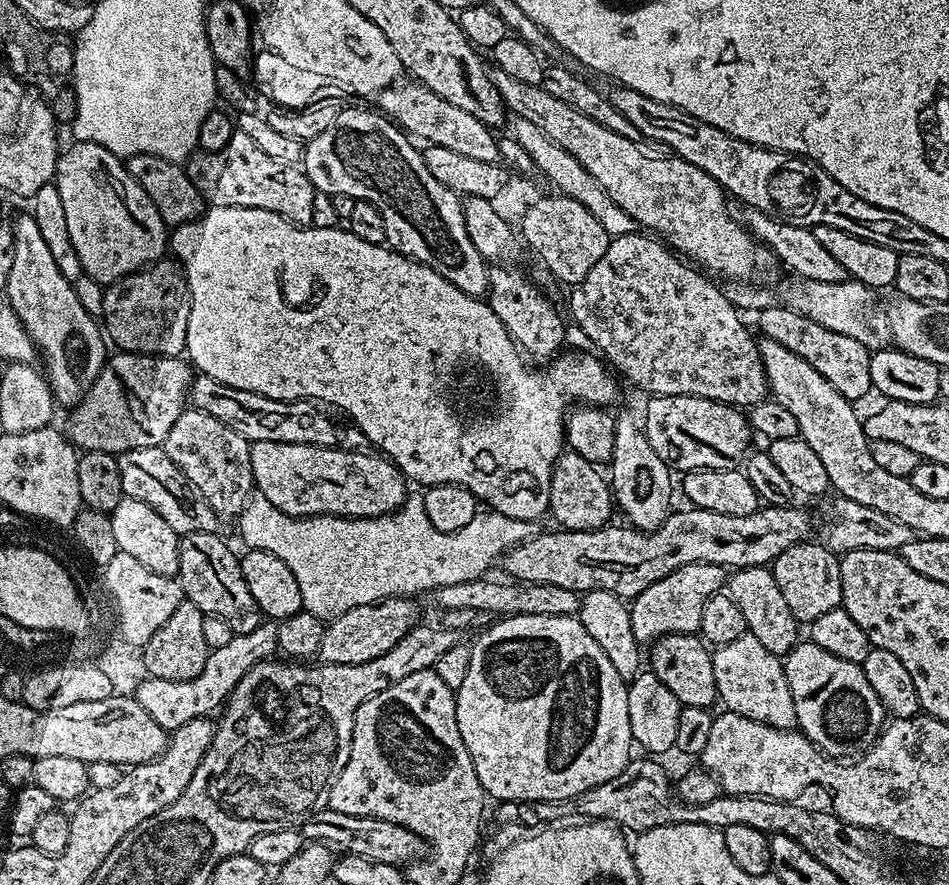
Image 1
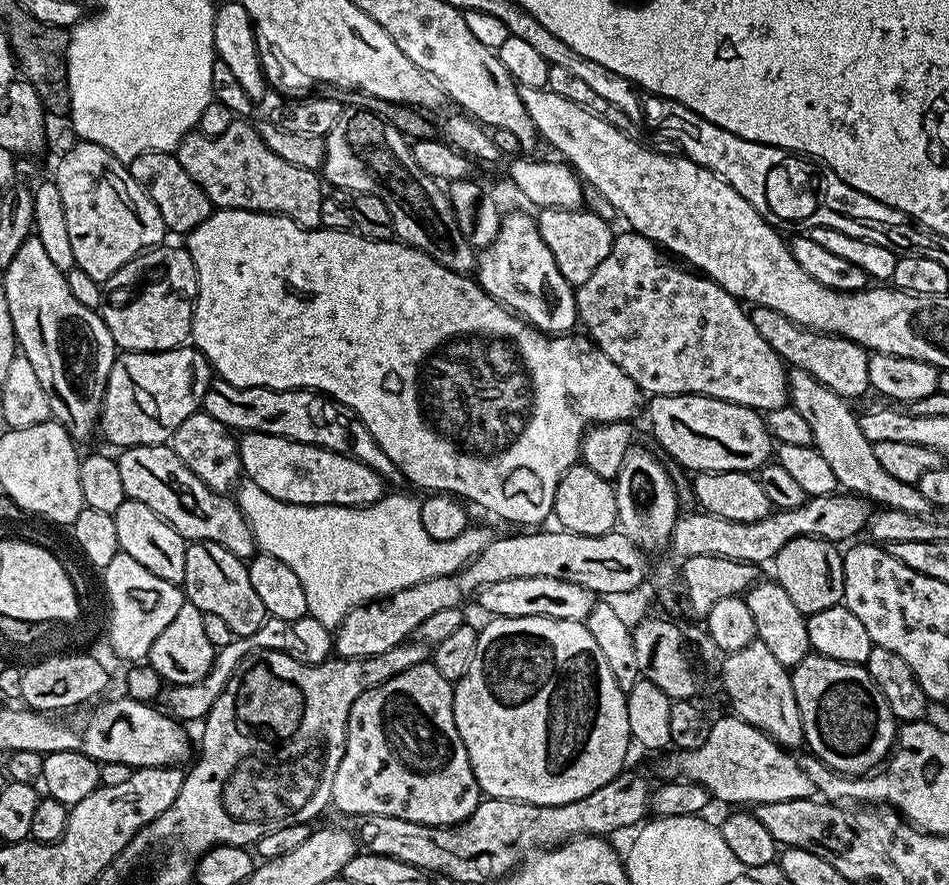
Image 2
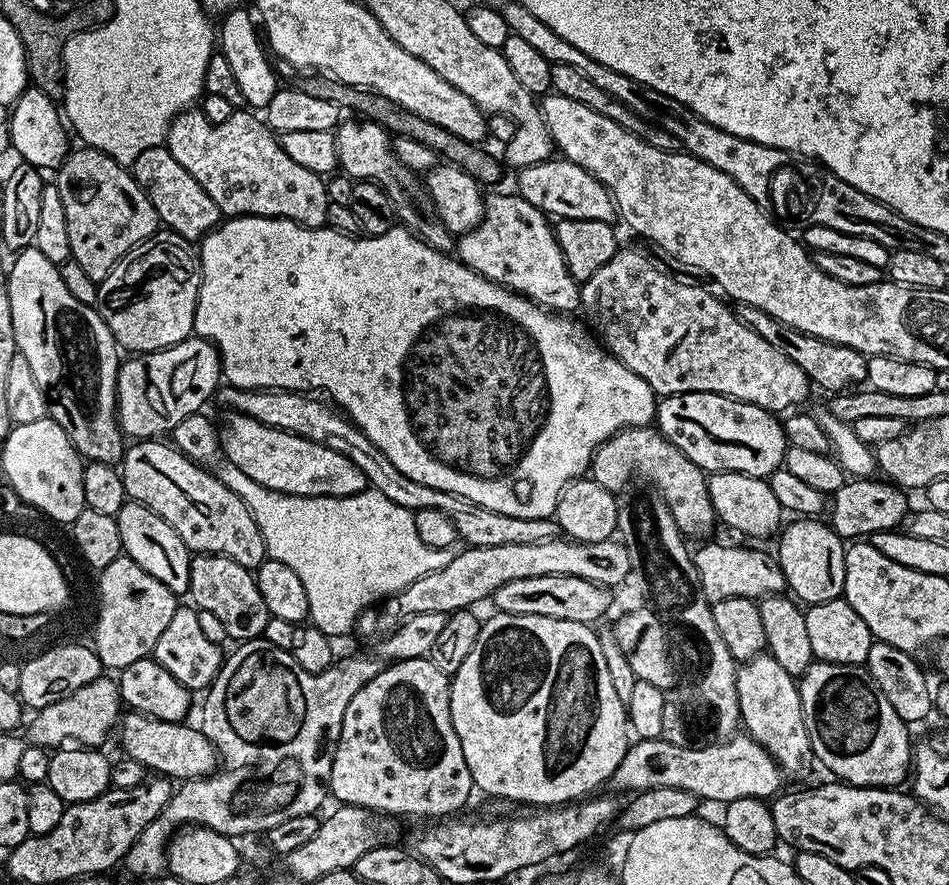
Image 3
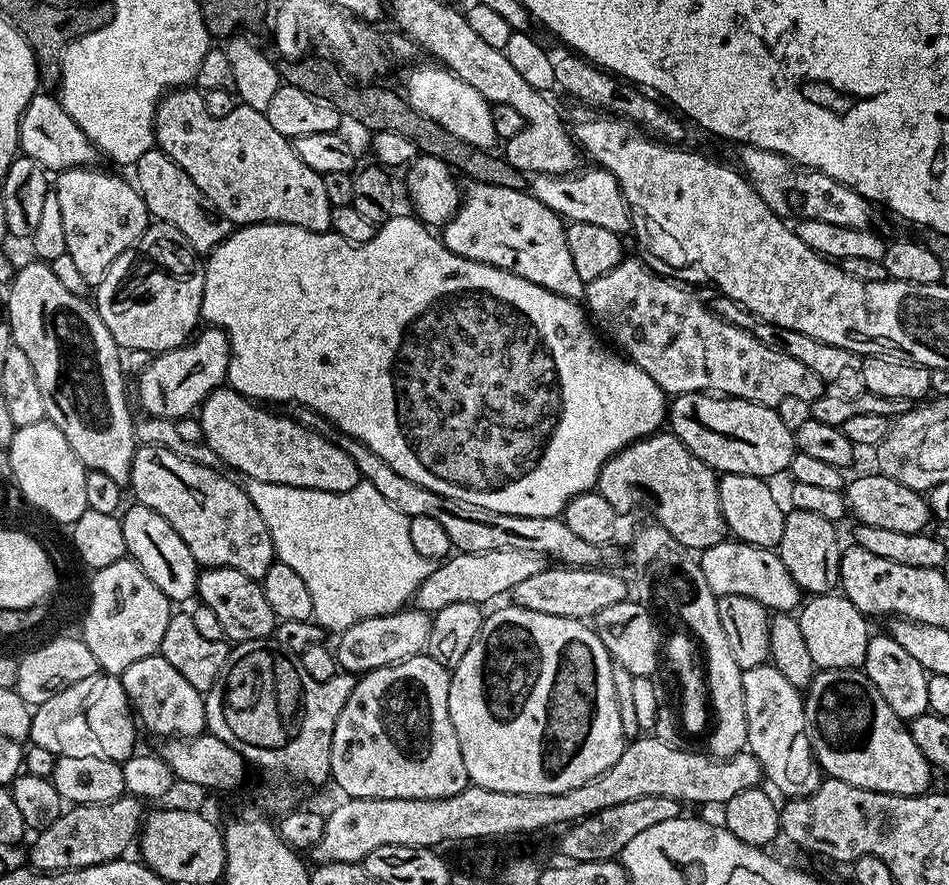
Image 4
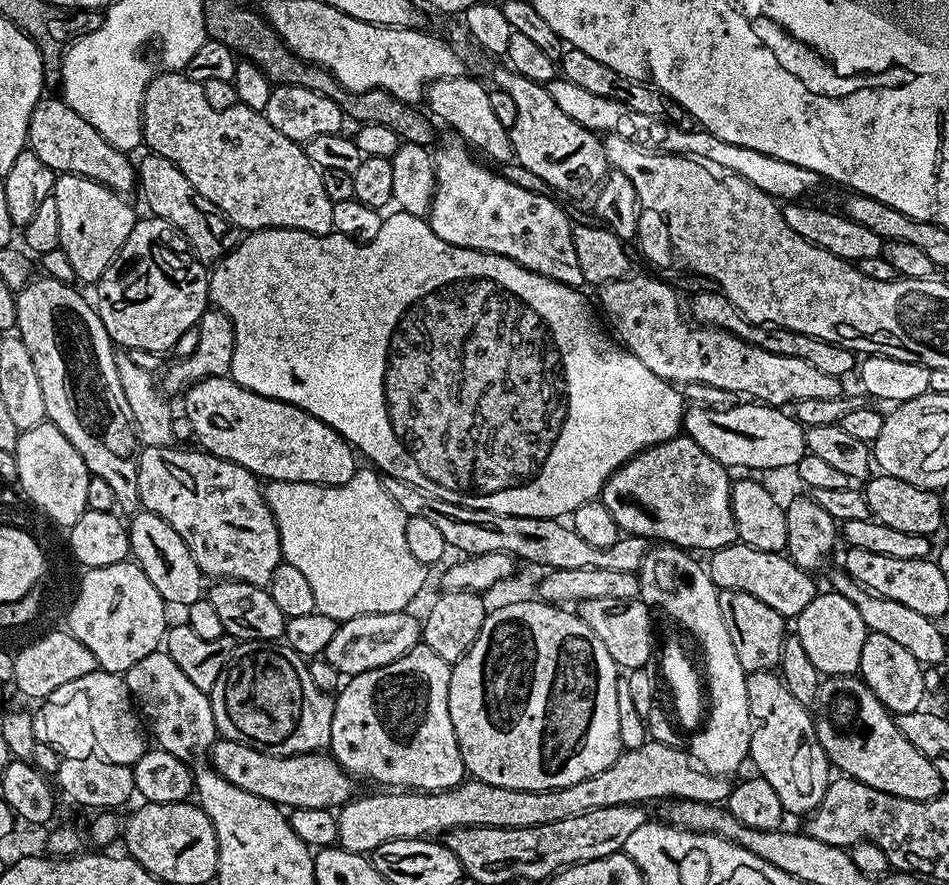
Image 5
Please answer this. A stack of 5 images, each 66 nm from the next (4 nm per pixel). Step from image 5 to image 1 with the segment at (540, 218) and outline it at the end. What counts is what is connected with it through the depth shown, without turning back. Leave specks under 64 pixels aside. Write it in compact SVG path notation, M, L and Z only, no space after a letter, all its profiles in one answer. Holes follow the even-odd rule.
M516 266L493 267L488 273L486 299L502 326L506 326L513 345L536 363L533 365L544 366L565 347L564 320L559 310L518 269Z

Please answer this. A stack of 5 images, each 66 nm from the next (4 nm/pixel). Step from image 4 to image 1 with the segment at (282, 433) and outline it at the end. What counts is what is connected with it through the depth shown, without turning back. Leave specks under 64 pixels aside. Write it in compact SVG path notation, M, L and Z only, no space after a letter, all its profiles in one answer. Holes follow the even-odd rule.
M257 440L251 441L251 446L255 491L287 516L347 516L361 520L395 512L410 495L409 481L397 464L372 450L343 452L309 444Z

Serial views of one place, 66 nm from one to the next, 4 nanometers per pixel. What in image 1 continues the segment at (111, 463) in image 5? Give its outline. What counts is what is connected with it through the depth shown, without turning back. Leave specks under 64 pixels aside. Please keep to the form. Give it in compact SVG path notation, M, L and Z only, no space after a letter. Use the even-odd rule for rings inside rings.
M24 214L17 220L11 221L14 238L14 266L10 270L8 287L6 289L7 303L18 314L22 326L30 334L30 338L36 343L36 351L39 359L44 359L42 363L43 371L48 377L48 384L52 387L52 397L56 399L57 405L61 409L71 410L82 402L82 398L90 390L90 386L98 378L106 359L104 344L106 336L98 323L97 317L86 314L82 302L78 302L78 294L73 281L62 278L62 270L54 262L54 257L50 255L50 249L42 239L42 234L38 234L38 222L34 222L31 214Z

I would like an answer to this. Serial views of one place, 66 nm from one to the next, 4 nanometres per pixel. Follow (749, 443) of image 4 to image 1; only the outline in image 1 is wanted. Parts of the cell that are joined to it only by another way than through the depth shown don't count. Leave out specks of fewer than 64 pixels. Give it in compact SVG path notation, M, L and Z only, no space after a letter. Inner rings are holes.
M652 396L649 401L648 409L644 412L644 420L642 416L642 427L646 438L650 442L650 446L654 446L654 451L658 453L658 458L662 458L662 462L666 462L669 468L683 474L685 472L693 472L696 468L709 468L710 470L739 469L745 463L746 457L750 452L748 443L754 440L754 433L752 427L748 424L747 415L741 409L730 404L719 404L717 400L707 400L706 398L698 398L697 396Z

